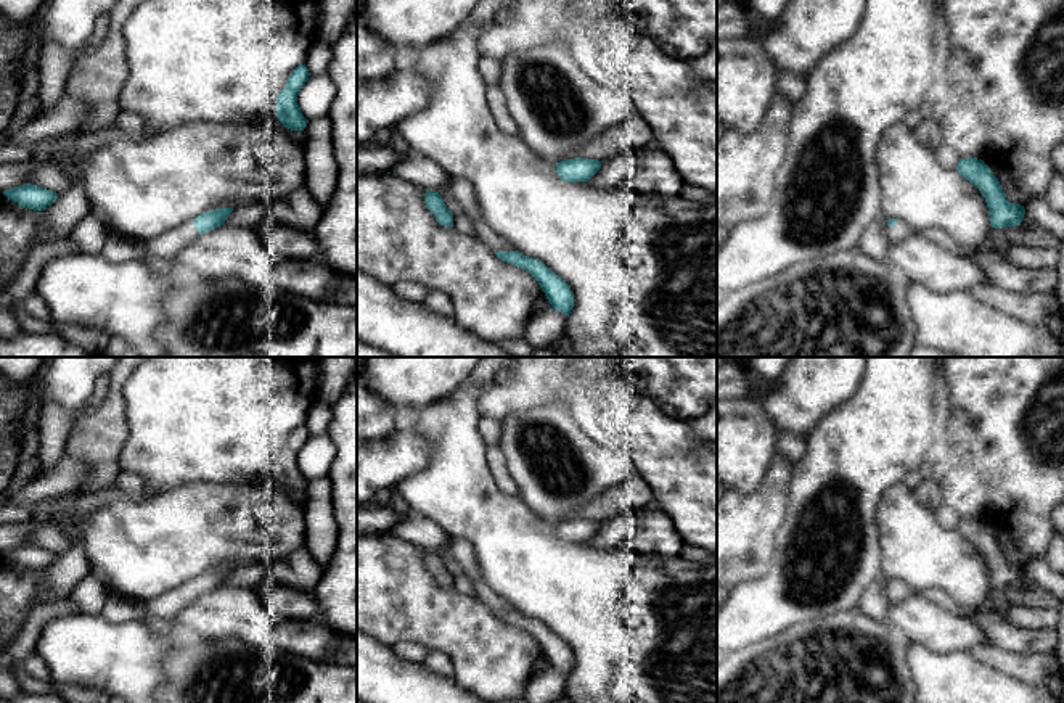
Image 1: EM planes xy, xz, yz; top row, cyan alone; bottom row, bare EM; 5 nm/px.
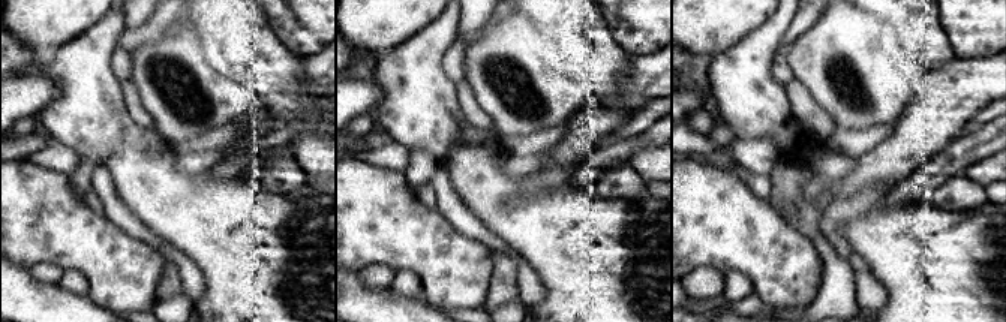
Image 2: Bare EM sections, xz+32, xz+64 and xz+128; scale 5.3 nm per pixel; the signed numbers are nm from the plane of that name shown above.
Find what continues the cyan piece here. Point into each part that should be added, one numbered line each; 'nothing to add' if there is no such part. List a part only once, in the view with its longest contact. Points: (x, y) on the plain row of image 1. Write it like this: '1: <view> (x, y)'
1: xy (167, 605)

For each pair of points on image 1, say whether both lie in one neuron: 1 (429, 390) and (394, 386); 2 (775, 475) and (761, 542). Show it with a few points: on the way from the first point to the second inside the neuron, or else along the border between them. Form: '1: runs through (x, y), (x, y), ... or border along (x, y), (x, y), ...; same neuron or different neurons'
1: runs through (421, 386), (402, 386); same neuron
2: runs through (773, 491), (761, 512), (761, 526); same neuron

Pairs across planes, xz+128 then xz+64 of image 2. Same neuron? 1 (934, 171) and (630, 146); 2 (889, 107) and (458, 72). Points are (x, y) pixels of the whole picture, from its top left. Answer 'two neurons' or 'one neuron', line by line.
1: one neuron
2: two neurons

